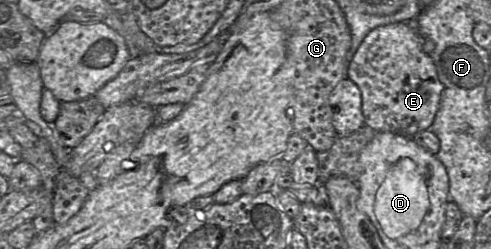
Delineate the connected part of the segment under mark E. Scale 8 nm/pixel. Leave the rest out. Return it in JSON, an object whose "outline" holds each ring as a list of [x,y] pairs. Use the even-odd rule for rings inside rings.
{"outline":[[[404,22],[371,30],[349,61],[347,78],[361,91],[364,123],[376,132],[413,137],[430,129],[441,102],[443,84],[433,59],[423,49],[424,38]]]}

